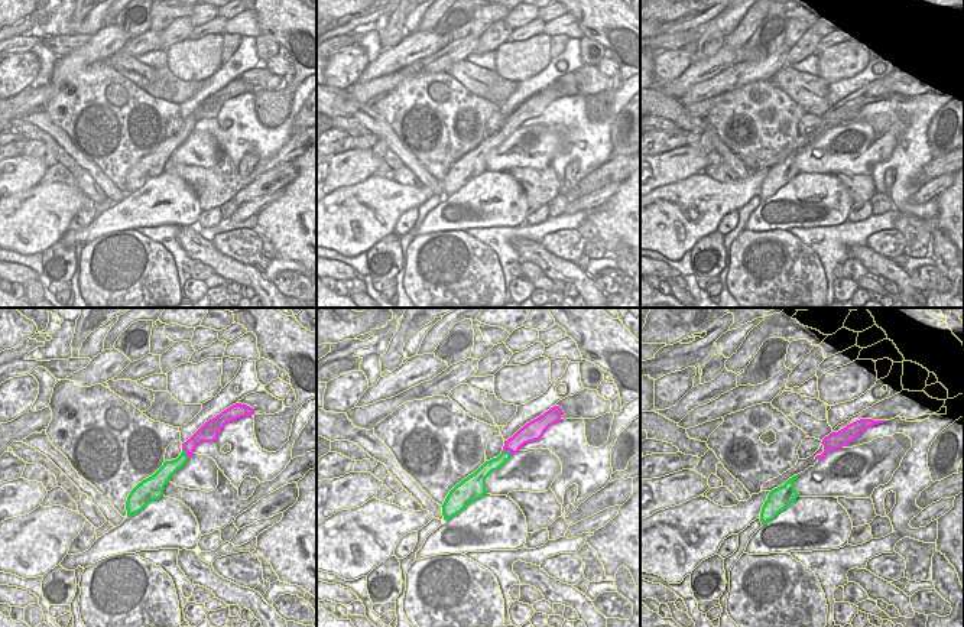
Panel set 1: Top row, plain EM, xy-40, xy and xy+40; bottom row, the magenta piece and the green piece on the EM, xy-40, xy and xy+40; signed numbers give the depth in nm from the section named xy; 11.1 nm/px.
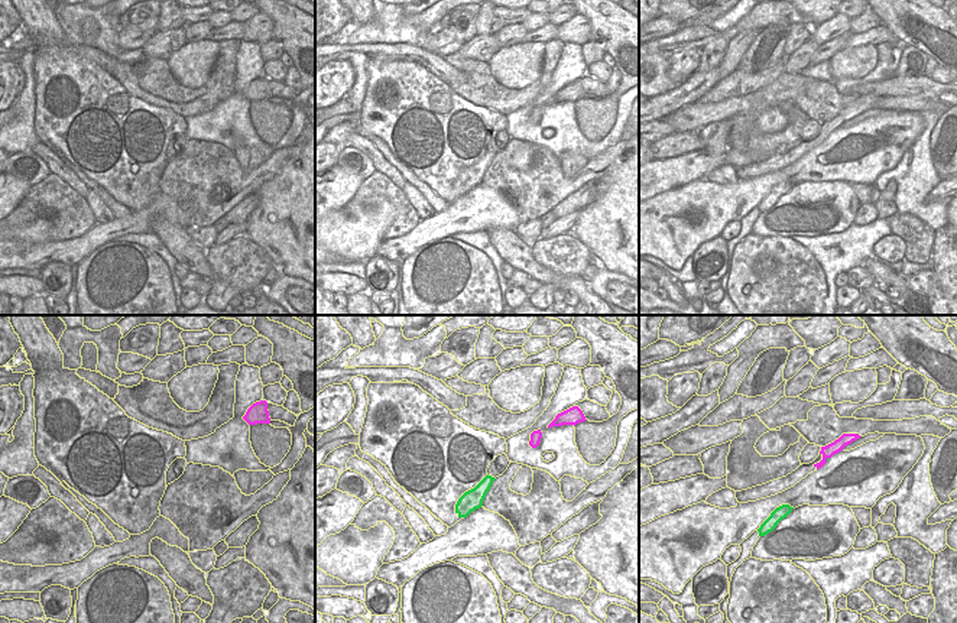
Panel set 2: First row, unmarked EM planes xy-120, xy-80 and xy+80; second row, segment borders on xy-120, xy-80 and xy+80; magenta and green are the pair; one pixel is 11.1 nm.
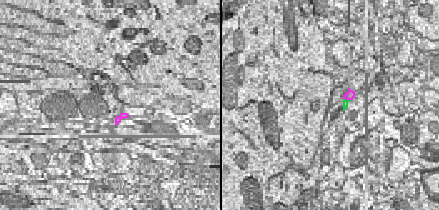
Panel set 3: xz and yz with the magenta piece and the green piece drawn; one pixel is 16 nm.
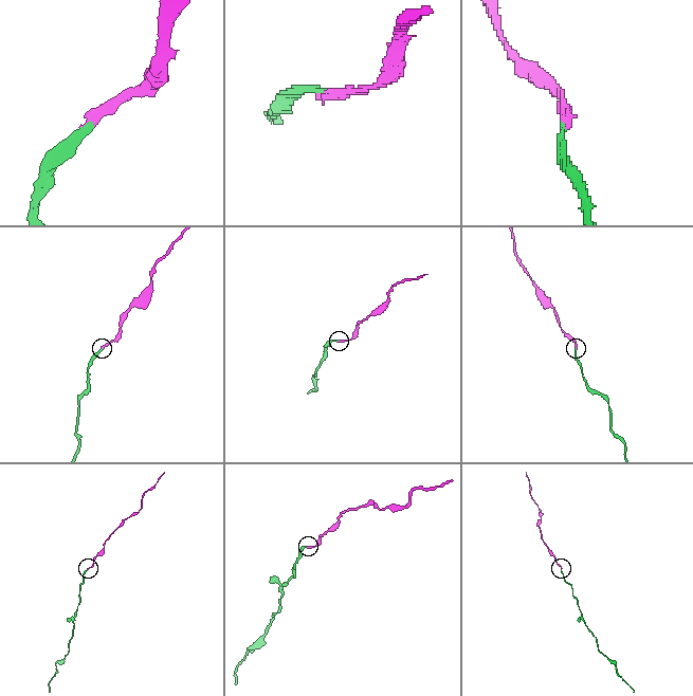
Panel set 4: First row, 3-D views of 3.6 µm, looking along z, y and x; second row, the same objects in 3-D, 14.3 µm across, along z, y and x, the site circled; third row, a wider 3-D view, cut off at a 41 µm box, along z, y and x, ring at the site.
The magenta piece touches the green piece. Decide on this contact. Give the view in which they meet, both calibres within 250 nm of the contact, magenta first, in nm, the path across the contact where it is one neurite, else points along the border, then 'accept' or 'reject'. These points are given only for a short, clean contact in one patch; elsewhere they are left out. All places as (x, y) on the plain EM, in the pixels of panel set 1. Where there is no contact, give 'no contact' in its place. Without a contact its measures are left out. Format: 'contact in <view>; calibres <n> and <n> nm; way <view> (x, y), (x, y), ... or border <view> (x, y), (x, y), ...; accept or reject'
contact in xy; calibres 190 and 140 nm; way xy (525, 111), (508, 126), (495, 140); accept

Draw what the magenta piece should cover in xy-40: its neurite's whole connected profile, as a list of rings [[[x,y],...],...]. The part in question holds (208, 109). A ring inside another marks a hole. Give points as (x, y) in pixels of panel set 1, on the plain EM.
[[[236,79],[205,98],[186,118],[182,120],[182,129],[176,136],[165,137],[163,142],[149,155],[139,159],[129,170],[126,178],[127,194],[142,188],[149,179],[163,172],[165,162],[172,152],[181,146],[194,131],[195,124],[202,118],[217,117],[221,105],[240,94],[251,92],[254,85]]]

